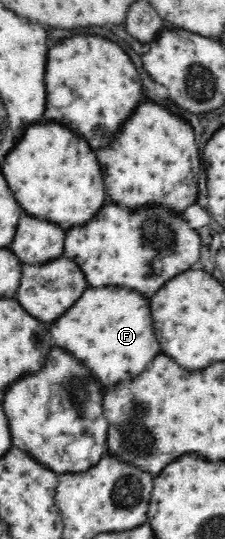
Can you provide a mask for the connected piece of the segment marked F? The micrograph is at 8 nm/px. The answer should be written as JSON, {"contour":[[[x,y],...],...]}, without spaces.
{"contour":[[[88,286],[80,299],[49,325],[49,332],[55,346],[81,360],[105,388],[143,374],[149,362],[161,352],[159,342],[153,338],[149,300],[127,288]]]}

